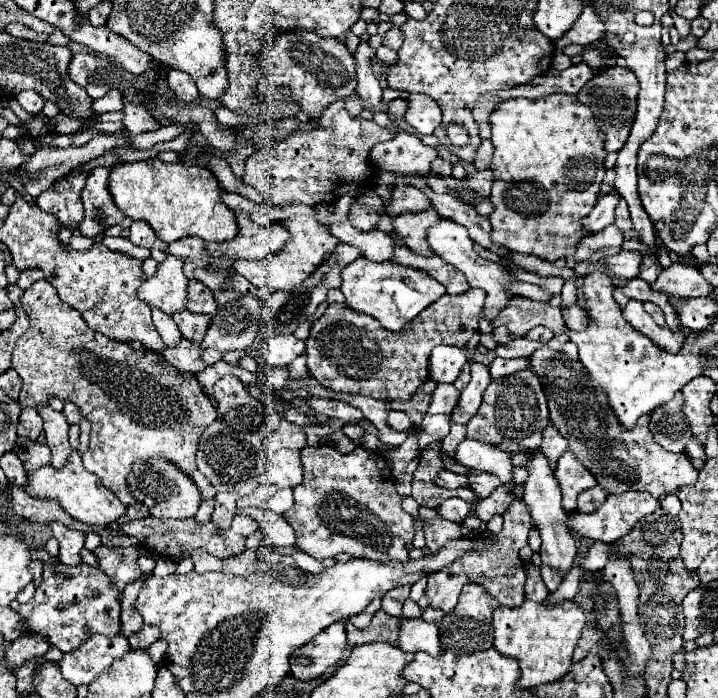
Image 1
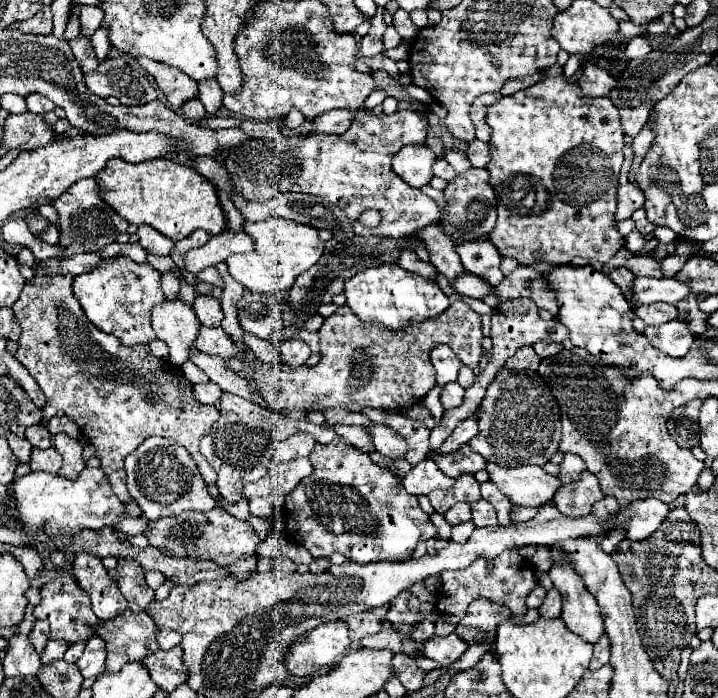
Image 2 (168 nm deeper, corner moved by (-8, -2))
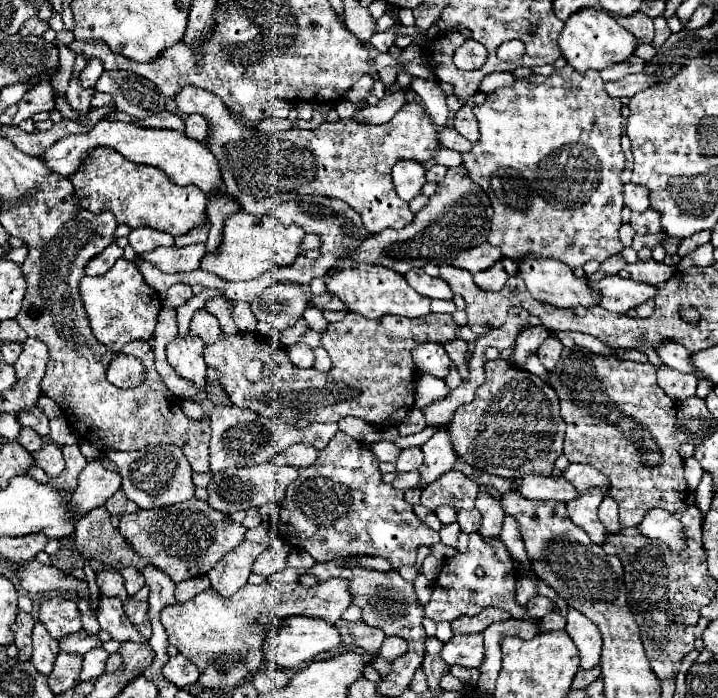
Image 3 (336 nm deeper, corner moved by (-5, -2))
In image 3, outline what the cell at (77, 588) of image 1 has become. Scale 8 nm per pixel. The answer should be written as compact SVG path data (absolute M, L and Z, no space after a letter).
M49 598L39 604L39 622L43 622L53 638L63 638L81 630L81 612L73 600Z

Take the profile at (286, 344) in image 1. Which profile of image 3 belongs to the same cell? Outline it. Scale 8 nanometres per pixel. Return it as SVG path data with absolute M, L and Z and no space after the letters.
M293 344L293 346L289 346L287 348L287 356L299 368L311 368L313 362L315 362L313 350L309 346L305 346L305 344Z

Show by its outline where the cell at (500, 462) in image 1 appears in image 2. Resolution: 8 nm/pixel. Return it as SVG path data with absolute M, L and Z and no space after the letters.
M488 462L486 470L490 474L490 480L500 488L500 492L518 506L540 508L544 504L550 504L556 490L560 490L562 486L556 476L546 474L540 466L504 468Z

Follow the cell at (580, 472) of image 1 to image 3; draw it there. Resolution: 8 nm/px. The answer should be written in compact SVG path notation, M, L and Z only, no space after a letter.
M589 488L585 492L581 492L575 500L567 502L567 512L571 516L571 520L581 526L589 538L597 544L605 542L605 526L599 522L597 518L597 508L603 500L603 490L601 488Z

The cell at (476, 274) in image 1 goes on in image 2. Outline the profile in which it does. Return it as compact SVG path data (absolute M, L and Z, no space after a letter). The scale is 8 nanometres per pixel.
M478 240L478 242L466 242L456 246L456 252L462 258L464 268L470 274L482 274L490 266L498 266L502 256L498 254L496 246L490 240Z

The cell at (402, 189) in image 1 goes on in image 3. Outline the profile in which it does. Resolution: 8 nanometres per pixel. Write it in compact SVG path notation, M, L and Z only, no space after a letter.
M185 86L173 96L179 114L201 114L209 122L209 150L219 160L221 180L225 190L237 200L243 212L247 214L265 214L273 204L289 200L297 194L319 194L329 198L339 198L349 204L363 220L365 230L369 234L381 232L385 228L403 228L413 222L415 214L409 208L409 202L401 200L393 190L391 182L391 168L399 160L419 160L425 162L433 156L437 148L437 132L425 108L421 104L405 104L387 124L381 126L365 126L353 120L337 120L337 122L323 122L315 130L285 130L285 132L257 132L251 126L241 124L235 120L221 98L209 94L197 86Z

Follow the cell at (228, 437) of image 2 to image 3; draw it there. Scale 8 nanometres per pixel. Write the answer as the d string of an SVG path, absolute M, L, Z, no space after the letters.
M217 404L211 414L211 444L209 444L209 454L211 454L211 472L223 472L229 466L255 466L271 460L275 454L281 450L289 448L291 444L297 442L309 442L317 450L325 448L333 434L337 432L337 424L309 424L305 428L289 426L283 422L275 422L271 418L253 414L251 410L231 406L231 404Z

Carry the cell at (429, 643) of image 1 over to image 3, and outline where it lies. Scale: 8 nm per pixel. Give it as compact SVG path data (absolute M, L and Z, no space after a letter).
M463 634L453 636L447 644L443 644L443 650L439 654L449 666L469 666L479 668L483 660L483 634Z

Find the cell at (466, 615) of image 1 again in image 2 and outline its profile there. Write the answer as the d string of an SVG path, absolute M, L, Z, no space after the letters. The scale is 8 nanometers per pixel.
M478 598L468 606L466 616L458 622L456 634L468 644L478 644L478 642L490 644L494 642L500 620L508 616L512 614L506 606L486 600L486 598Z

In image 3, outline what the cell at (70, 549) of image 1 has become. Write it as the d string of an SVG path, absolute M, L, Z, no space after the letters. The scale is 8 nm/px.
M101 596L99 606L95 610L95 616L97 616L99 624L101 624L101 630L107 630L113 640L119 640L119 642L125 642L125 640L147 642L147 638L137 634L137 630L129 622L119 598Z

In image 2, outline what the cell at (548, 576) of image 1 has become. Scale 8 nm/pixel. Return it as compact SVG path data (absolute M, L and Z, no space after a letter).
M552 588L548 594L546 594L546 600L544 604L540 606L540 616L542 618L558 618L560 616L560 602L562 602L562 596L556 588Z

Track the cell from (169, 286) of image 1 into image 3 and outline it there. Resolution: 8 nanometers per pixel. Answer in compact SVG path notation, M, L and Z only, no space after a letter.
M187 334L185 338L175 336L167 344L169 364L177 370L179 376L193 380L199 388L205 386L205 370L207 370L207 364L203 360L203 346L205 342L201 342L201 338L193 334Z

